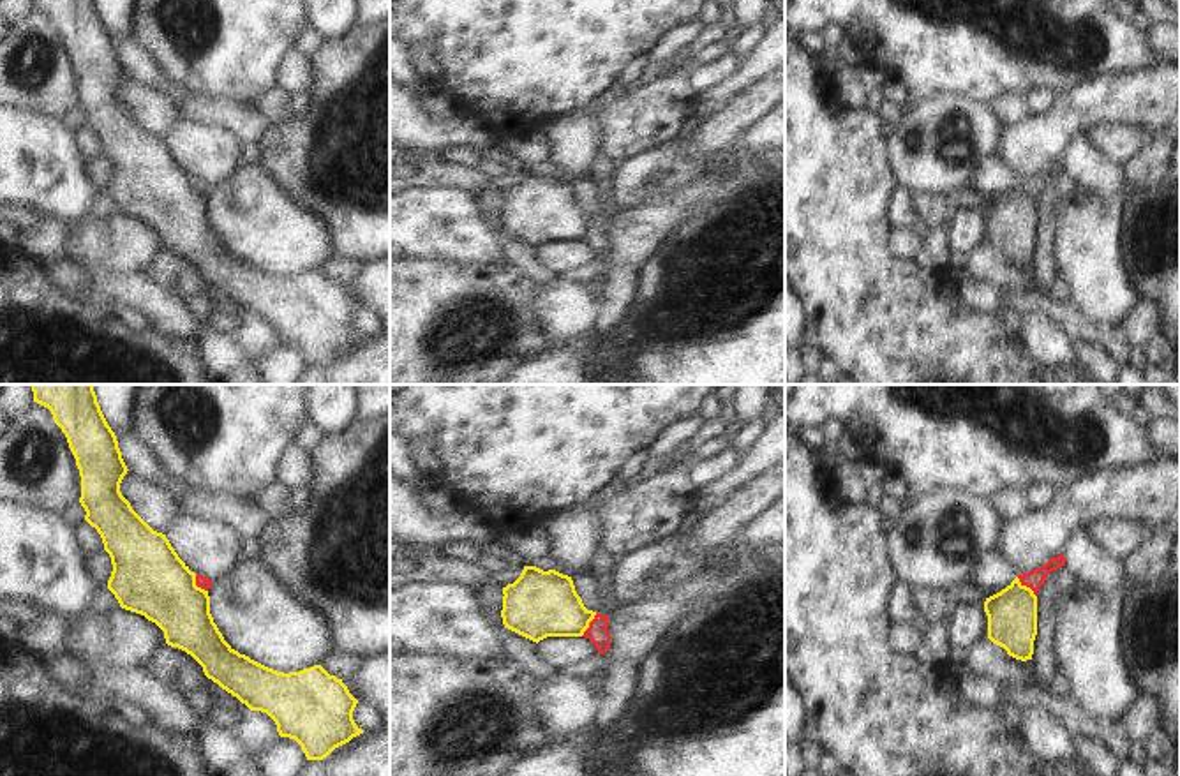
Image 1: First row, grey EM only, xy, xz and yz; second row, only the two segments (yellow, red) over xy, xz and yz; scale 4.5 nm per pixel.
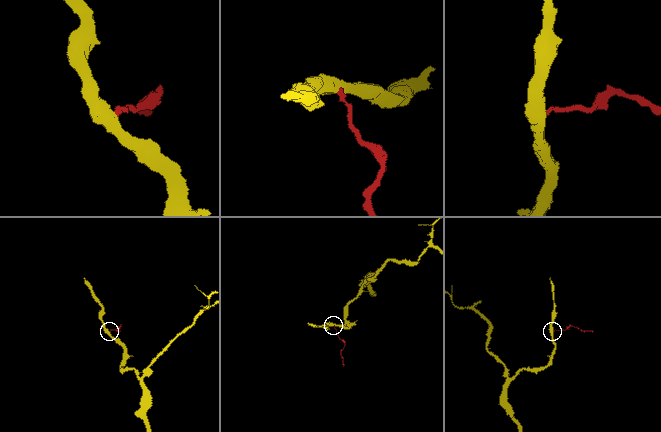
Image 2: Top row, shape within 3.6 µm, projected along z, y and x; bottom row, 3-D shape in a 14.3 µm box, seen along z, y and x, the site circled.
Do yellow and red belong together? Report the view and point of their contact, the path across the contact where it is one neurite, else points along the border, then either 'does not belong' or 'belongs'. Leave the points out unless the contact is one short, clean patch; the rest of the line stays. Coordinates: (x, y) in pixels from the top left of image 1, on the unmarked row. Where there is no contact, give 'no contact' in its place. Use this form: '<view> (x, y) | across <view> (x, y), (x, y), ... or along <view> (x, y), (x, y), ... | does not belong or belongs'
yz (1025, 191) | along yz (1016, 182), (1036, 201) | does not belong

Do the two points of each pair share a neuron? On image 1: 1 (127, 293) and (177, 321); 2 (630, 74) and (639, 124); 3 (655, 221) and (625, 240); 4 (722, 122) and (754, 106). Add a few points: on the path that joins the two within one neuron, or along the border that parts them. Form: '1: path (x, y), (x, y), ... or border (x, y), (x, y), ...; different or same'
1: path (140, 293), (164, 309); same
2: border (625, 94), (612, 99), (602, 110); different
3: path (648, 228), (632, 240); same
4: path (729, 122), (746, 108); same

